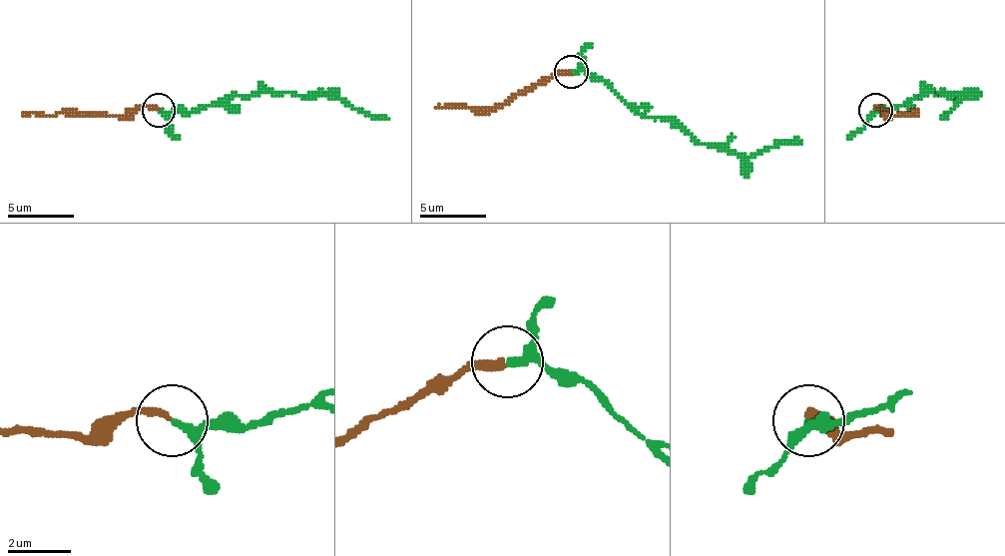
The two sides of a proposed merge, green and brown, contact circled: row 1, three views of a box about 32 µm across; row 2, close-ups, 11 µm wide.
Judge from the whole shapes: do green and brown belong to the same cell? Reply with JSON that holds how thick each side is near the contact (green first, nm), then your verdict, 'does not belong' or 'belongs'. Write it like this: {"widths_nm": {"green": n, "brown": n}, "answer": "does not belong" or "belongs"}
{"widths_nm": {"green": 190, "brown": 240}, "answer": "belongs"}

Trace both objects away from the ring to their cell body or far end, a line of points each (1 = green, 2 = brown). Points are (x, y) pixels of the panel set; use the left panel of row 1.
1: (159, 109), (189, 112), (219, 106), (229, 96), (288, 92), (342, 99), (372, 116), (388, 119)
2: (156, 109), (139, 106), (113, 116), (79, 112), (23, 116)

